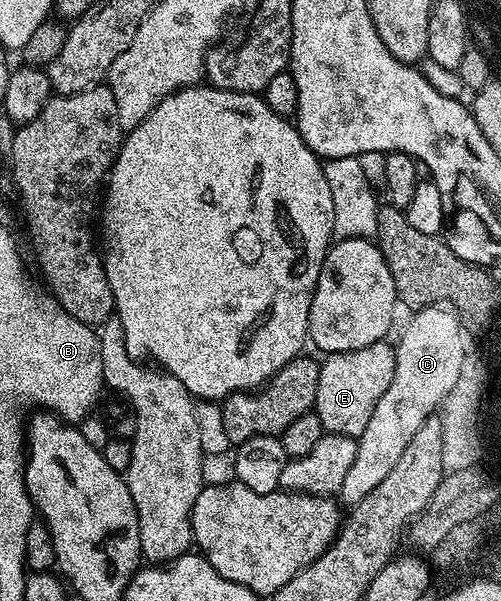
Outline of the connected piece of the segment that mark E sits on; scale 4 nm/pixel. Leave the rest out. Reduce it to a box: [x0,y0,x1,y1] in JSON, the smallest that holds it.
[313,340,395,439]

